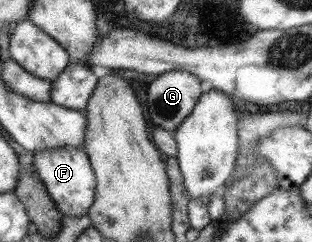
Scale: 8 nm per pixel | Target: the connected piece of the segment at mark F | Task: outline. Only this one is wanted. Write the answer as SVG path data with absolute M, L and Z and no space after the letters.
M58 148L44 150L33 155L32 166L35 174L46 189L48 198L63 215L80 217L87 215L92 206L95 191L95 175L92 172L86 153L80 148Z

